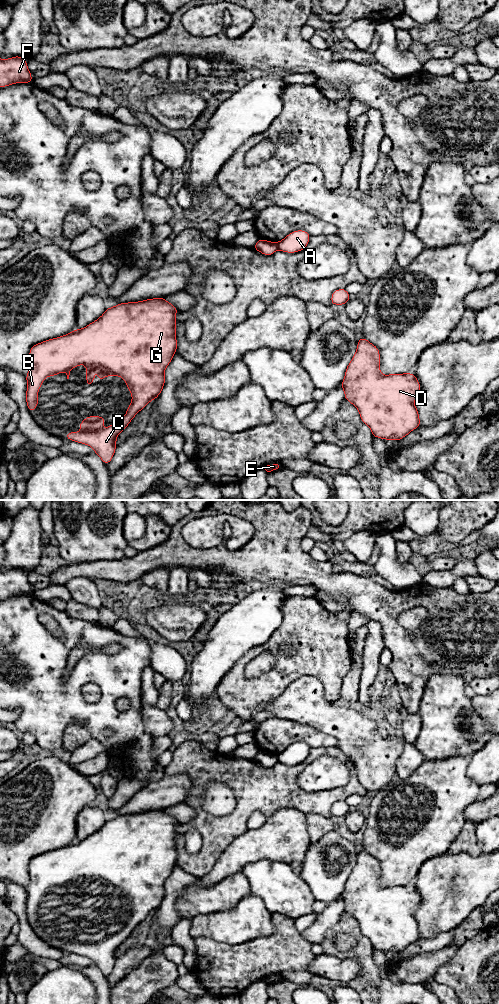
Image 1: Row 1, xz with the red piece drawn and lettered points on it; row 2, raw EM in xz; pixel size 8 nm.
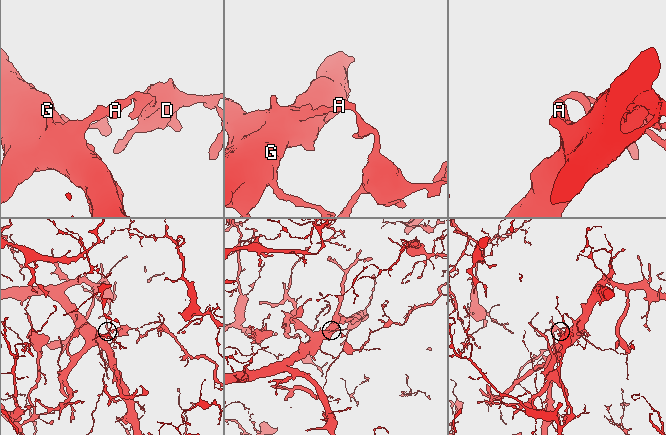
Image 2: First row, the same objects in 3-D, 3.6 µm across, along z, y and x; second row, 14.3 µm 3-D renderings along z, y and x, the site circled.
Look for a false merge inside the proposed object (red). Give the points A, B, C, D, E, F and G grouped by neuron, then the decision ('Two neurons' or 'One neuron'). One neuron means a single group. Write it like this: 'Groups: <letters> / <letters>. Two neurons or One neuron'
Groups: A D / B C E F G. Two neurons

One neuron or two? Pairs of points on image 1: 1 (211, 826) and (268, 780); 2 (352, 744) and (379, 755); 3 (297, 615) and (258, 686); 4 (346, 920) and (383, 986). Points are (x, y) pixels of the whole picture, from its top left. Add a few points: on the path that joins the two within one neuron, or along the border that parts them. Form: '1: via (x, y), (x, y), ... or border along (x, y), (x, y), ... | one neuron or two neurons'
1: via (226, 826), (245, 807), (253, 795) | one neuron
2: via (359, 744), (362, 744), (372, 754) | one neuron
3: via (303, 638), (303, 657), (289, 676), (281, 680) | one neuron
4: border along (402, 983), (383, 977), (378, 993) | two neurons

